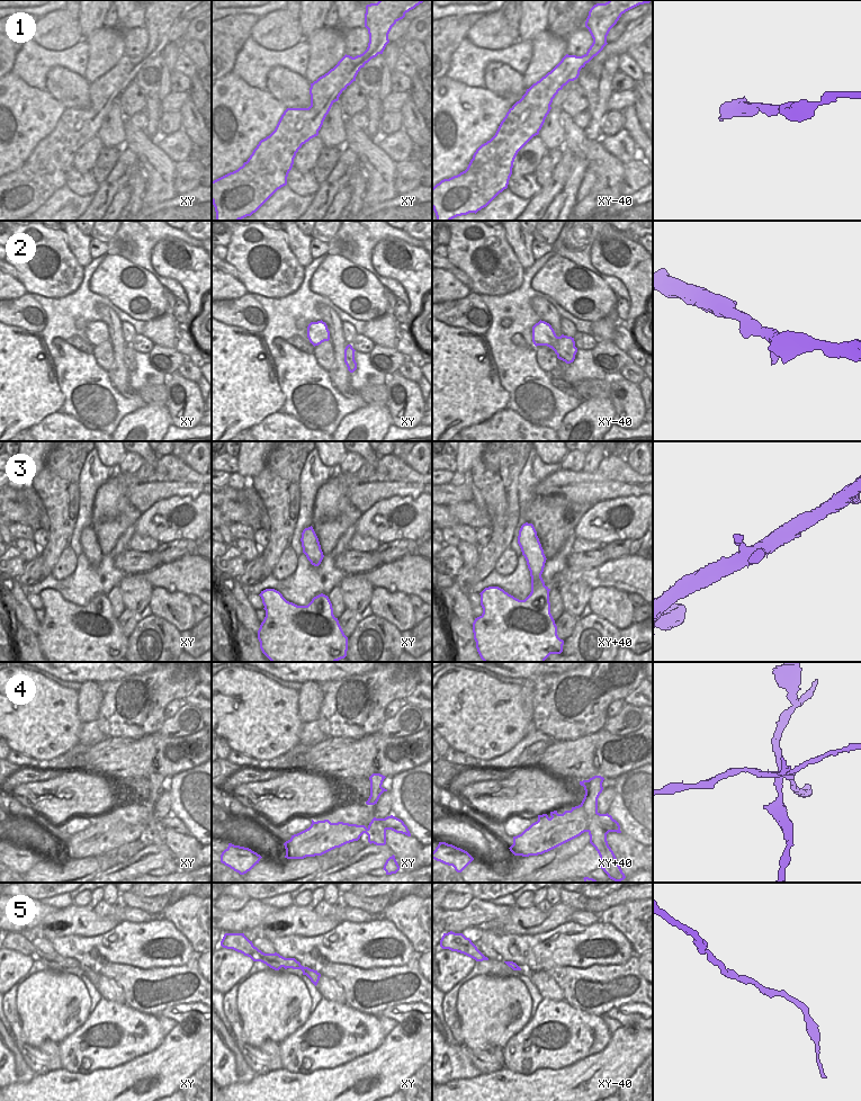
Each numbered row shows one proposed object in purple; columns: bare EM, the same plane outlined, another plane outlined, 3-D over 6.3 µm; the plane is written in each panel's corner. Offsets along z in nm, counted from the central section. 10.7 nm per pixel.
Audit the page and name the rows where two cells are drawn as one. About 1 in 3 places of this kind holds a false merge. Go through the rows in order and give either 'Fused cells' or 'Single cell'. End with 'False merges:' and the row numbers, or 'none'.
1: Single cell
2: Single cell
3: Single cell
4: Fused cells
5: Single cell
False merges: 4.

